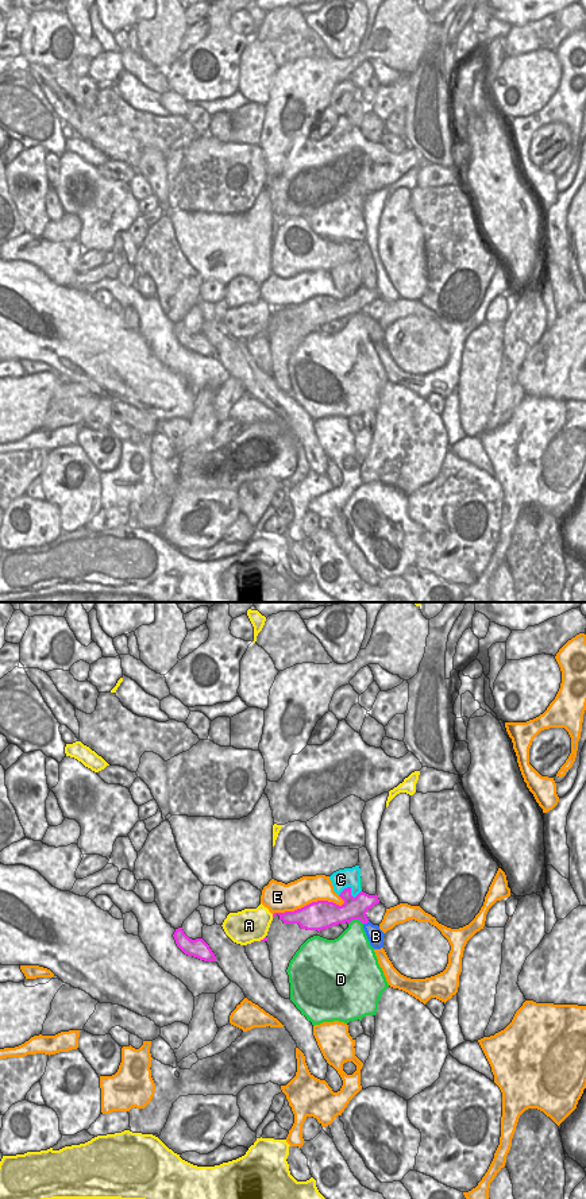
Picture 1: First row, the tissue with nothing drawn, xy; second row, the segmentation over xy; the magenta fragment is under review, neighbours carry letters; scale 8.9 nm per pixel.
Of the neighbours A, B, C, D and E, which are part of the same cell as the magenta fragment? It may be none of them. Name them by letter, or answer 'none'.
none.

